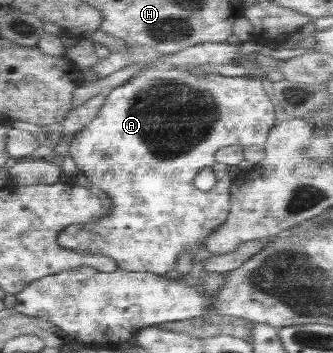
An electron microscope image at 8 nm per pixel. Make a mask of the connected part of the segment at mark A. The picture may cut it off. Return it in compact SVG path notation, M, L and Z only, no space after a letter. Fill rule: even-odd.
M164 65L160 69L149 69L143 71L137 76L133 76L125 84L111 90L105 98L104 104L98 109L97 115L87 124L82 127L71 140L68 148L68 154L73 157L78 171L81 171L87 181L91 183L93 191L103 191L113 207L108 211L109 215L99 218L96 222L85 222L84 224L74 223L68 225L62 232L58 233L57 243L67 249L71 249L79 254L99 254L109 258L115 262L117 269L127 272L149 272L153 274L165 274L175 269L177 258L183 251L190 252L194 255L195 262L204 256L201 250L202 239L209 237L220 225L225 223L230 210L230 185L233 179L229 178L230 166L222 163L217 163L214 160L215 153L222 147L239 144L240 146L261 145L267 141L269 130L277 123L278 109L271 97L263 89L262 81L259 78L228 77L219 74L207 74L207 76L193 76L188 74L185 69L175 69L168 65ZM206 167L213 168L217 178L215 187L209 191L201 191L193 185L195 175Z

